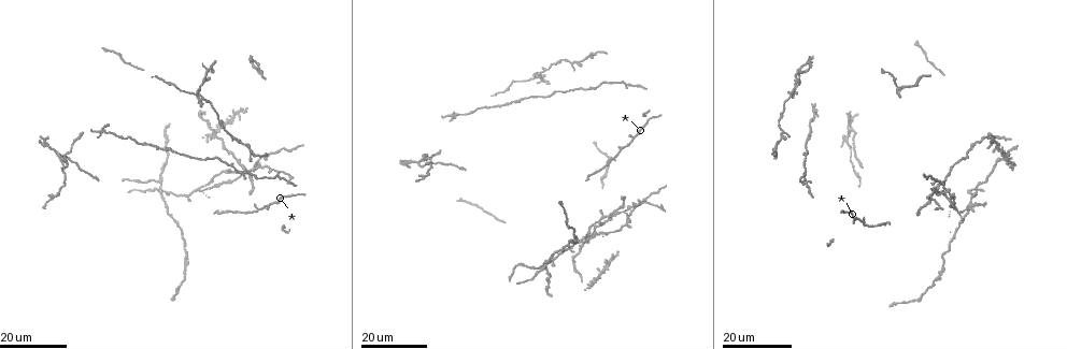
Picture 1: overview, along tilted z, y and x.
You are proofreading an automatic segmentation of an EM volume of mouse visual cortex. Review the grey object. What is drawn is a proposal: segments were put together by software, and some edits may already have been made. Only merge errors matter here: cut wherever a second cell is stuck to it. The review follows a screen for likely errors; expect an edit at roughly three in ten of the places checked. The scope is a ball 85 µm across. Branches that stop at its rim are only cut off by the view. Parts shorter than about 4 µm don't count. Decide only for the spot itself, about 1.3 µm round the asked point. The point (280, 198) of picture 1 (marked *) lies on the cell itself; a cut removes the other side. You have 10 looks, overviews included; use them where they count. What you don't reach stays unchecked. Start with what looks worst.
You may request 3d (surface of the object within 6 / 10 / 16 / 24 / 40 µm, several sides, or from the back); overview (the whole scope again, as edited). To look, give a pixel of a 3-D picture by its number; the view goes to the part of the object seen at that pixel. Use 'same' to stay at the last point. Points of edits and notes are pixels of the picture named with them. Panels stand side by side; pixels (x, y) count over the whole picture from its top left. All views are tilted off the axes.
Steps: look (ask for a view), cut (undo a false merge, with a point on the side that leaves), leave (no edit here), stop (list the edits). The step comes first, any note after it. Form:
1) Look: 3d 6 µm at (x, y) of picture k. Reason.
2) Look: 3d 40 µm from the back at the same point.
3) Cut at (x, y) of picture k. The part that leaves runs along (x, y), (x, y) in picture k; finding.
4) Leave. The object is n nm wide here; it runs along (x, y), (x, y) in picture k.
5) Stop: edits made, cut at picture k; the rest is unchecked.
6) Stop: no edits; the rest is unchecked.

Look: 3d 24 µm at (857, 219) of picture 1. Side arm on a straight run.

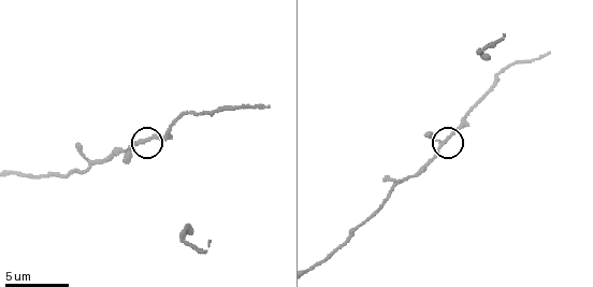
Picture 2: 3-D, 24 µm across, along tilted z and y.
Look: 3d 6 µm at (443, 144) of picture 2. Closer look.

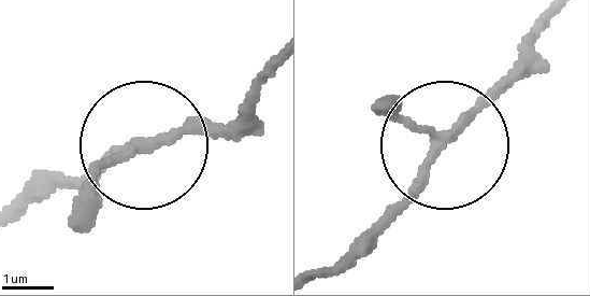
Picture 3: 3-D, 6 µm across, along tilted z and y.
Leave. It runs along (272, 72), (233, 118), (124, 156), (69, 216) in picture 3; continuous, no second cell.

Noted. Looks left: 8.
Look: 3d 24 µm at (781, 129) of picture 1. A fork.

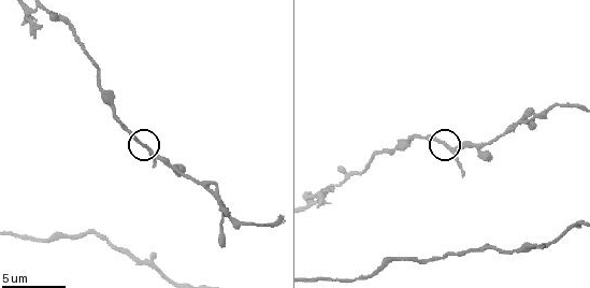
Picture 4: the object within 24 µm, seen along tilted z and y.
Look: 3d 6 µm at (149, 151) of picture 4.

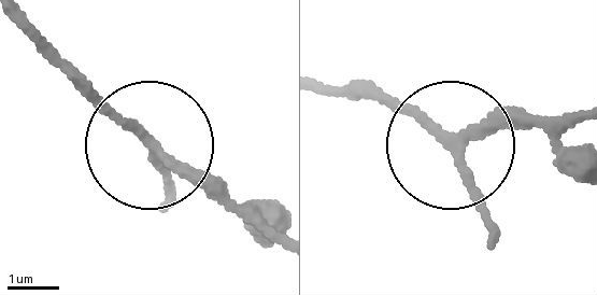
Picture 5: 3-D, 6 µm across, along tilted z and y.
Leave. The object is 180 nm wide here; one cell here.

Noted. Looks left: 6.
Look: 3d 24 µm at (271, 171) of picture 1. Thick turns thin.

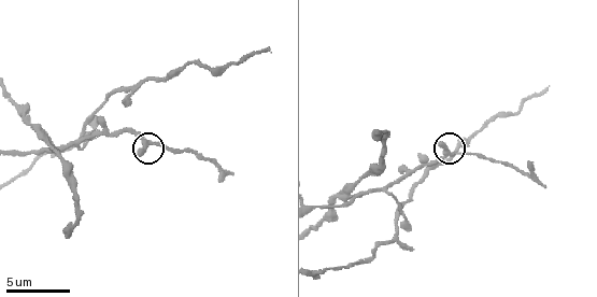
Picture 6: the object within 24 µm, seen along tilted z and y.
Look: 3d 10 µm at (148, 142) of picture 6.

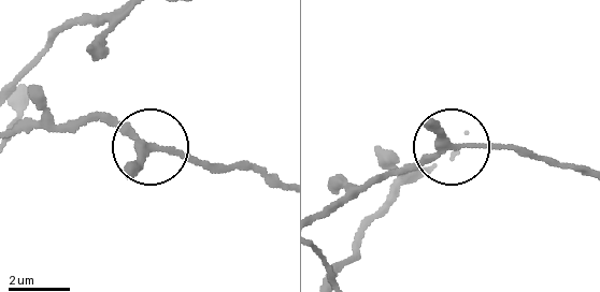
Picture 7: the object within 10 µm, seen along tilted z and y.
Leave. The object is 200 nm wide here; one cell here.

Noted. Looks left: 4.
Look: 3d 24 µm at (100, 128) of picture 1. Looks like a crossing.

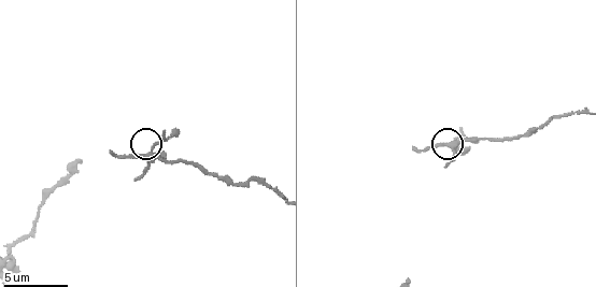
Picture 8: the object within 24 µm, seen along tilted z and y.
Look: 3d 10 µm at (153, 148) of picture 8. Closer look.

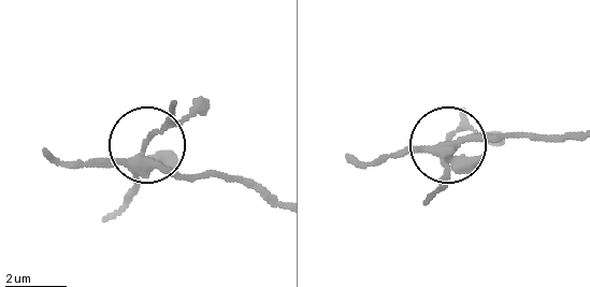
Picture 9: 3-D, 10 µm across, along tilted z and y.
Cut at (166, 129) of picture 9. The part that leaves runs along (137, 156), (204, 100) in picture 9; two cells meet here.

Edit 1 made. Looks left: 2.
Look: 3d 24 µm at (623, 84) of picture 1.

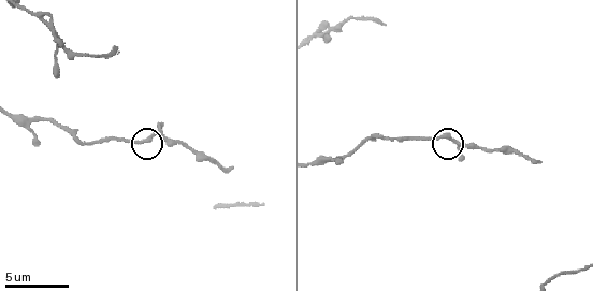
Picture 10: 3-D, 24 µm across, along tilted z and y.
Look: 3d 6 µm at (454, 138) of picture 10.

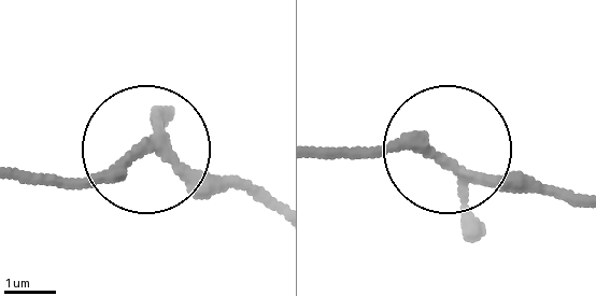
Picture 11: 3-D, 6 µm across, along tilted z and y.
Leave. 3 arms meet here; all the same cell.

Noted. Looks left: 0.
Stop: edits made, cut at picture 9; the rest is unchecked.

